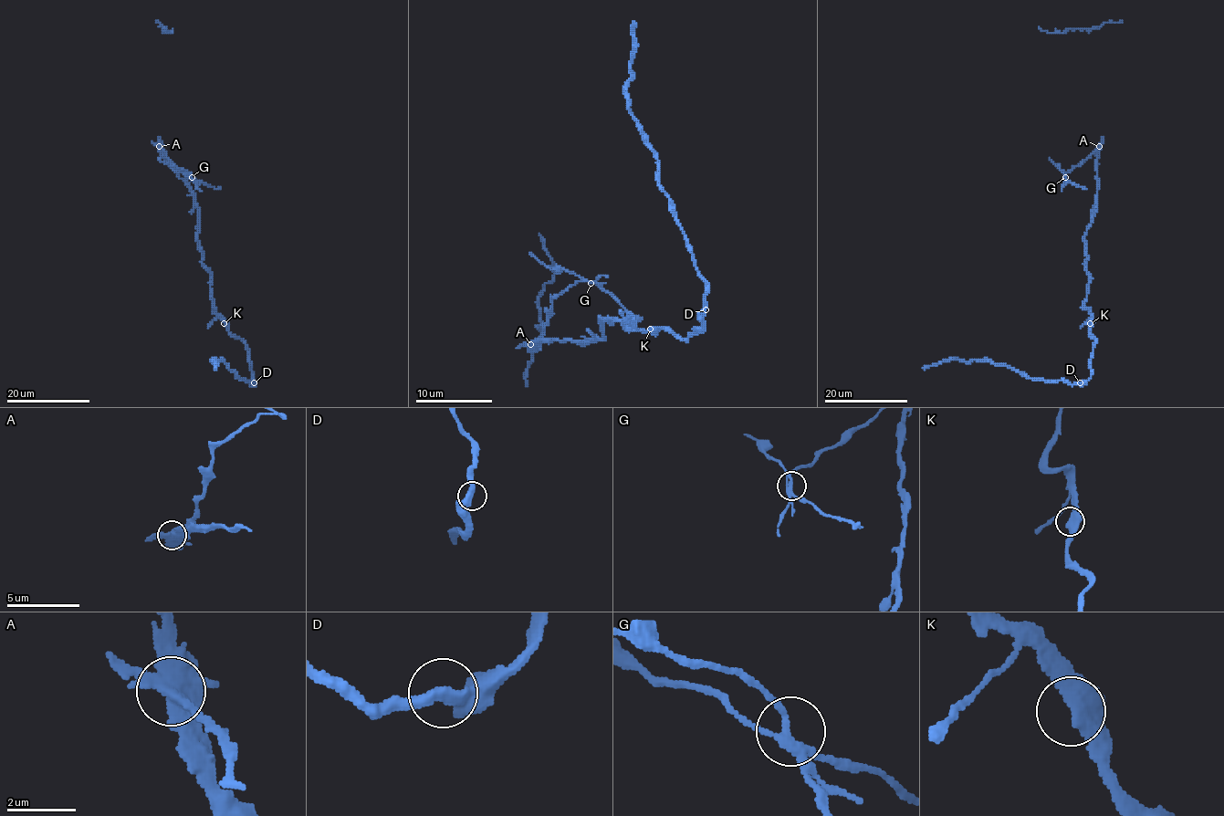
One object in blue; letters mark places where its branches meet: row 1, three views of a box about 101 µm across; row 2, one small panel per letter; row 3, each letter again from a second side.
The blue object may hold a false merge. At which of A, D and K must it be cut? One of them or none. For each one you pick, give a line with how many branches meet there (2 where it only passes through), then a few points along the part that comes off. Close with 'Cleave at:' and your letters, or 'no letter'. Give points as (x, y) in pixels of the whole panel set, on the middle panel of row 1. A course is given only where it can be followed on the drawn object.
A: Branches: 5. Course of the part to remove: (531, 344), (543, 332), (552, 300), (577, 281), (589, 281), (573, 273), (547, 267), (529, 252)
Cleave at: A

